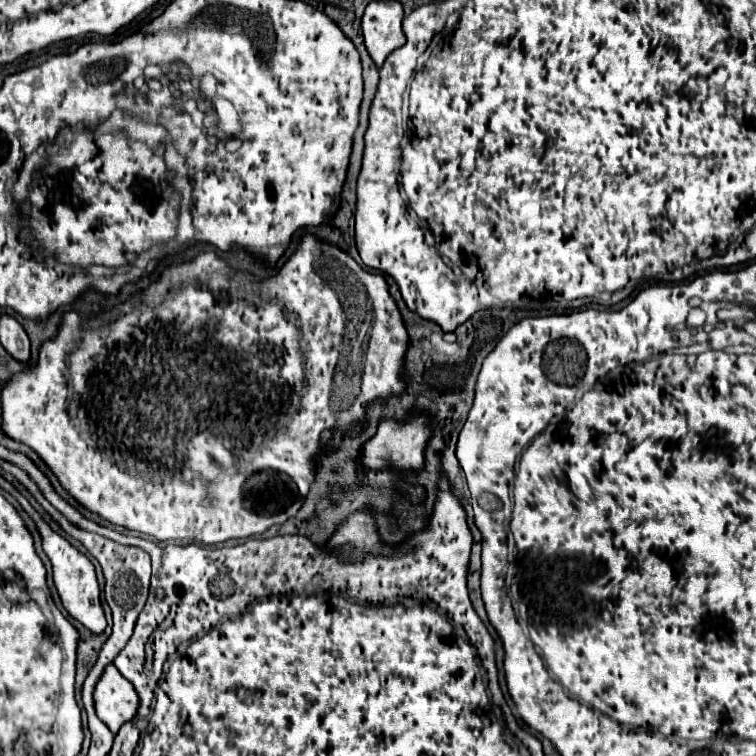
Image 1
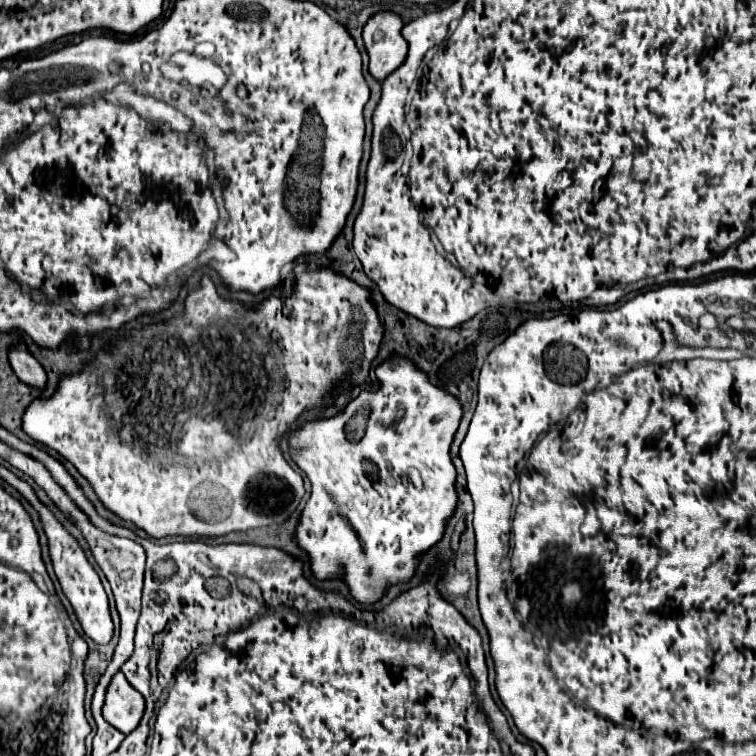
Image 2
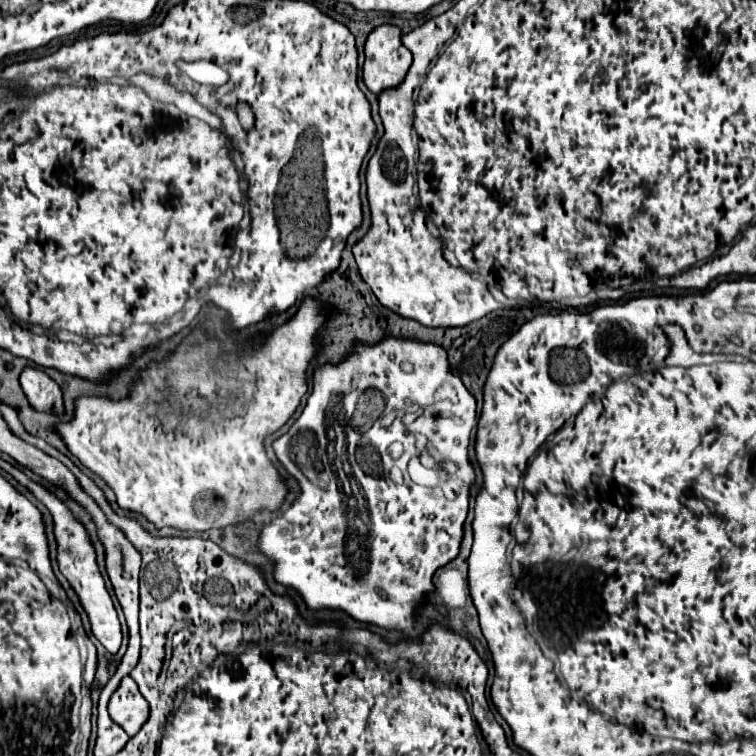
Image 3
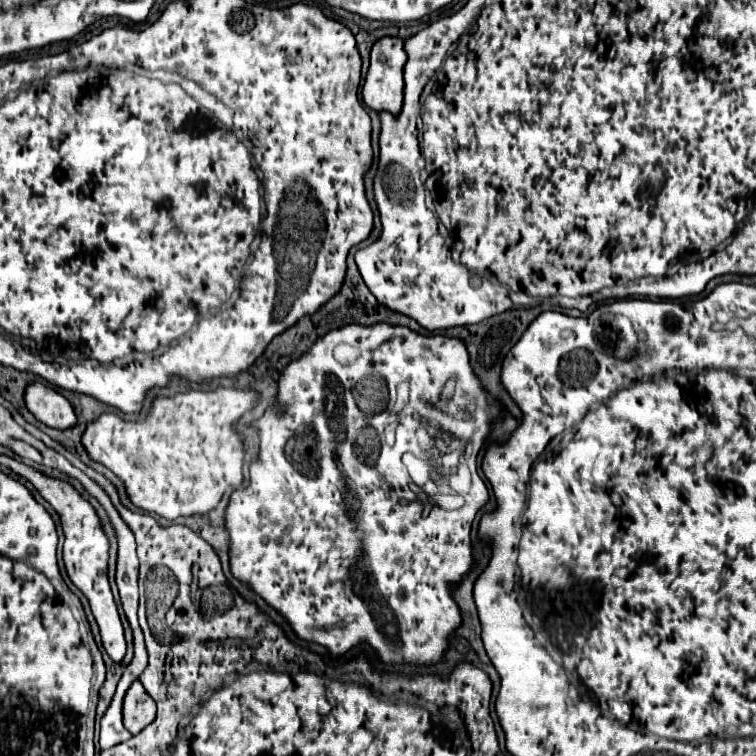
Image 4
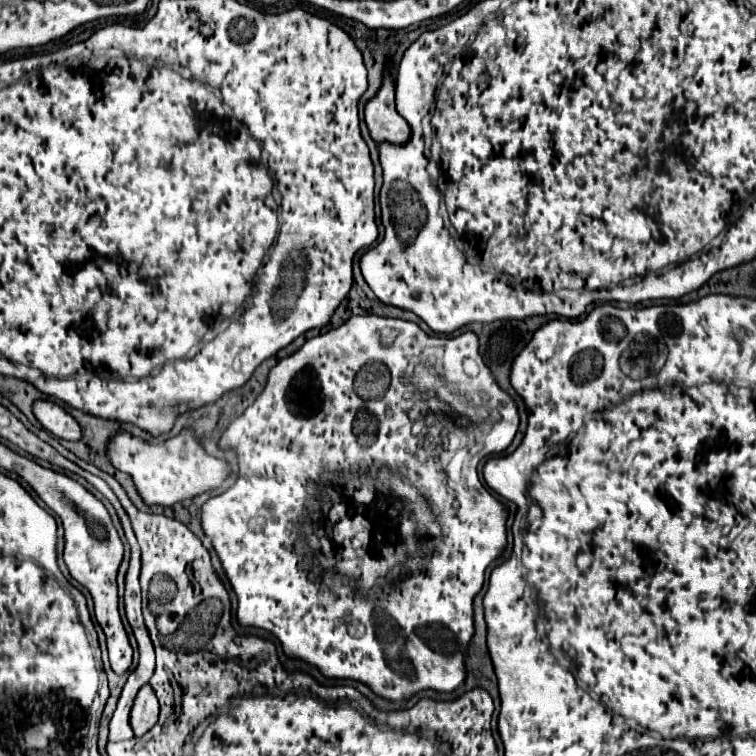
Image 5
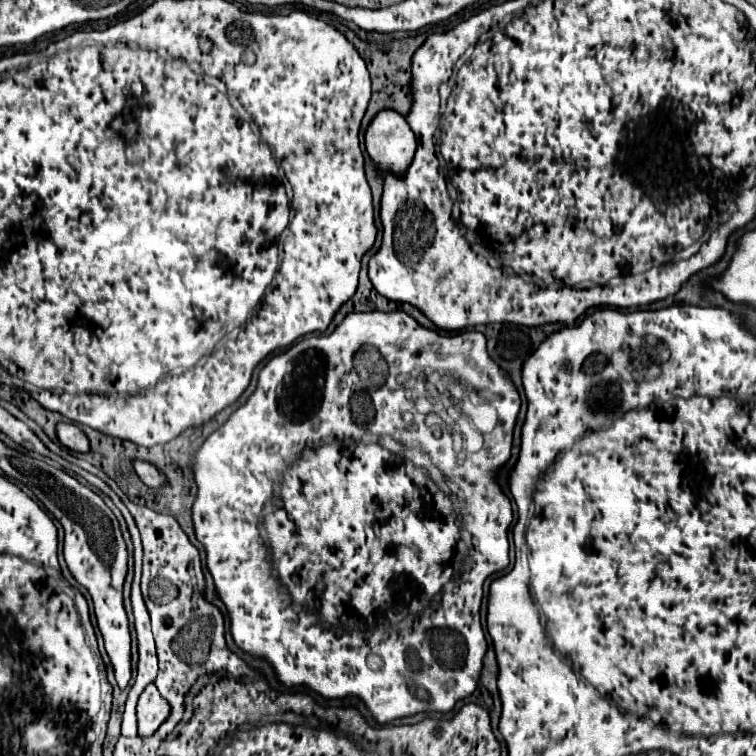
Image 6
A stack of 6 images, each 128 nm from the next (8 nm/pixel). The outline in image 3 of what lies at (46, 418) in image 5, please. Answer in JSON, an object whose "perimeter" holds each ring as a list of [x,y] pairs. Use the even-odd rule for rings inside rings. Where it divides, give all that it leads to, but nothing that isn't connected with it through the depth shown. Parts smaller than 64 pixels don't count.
{"perimeter":[[[24,368],[24,372],[20,374],[20,384],[32,408],[40,412],[50,412],[50,414],[64,412],[60,386],[46,372],[36,368]]]}

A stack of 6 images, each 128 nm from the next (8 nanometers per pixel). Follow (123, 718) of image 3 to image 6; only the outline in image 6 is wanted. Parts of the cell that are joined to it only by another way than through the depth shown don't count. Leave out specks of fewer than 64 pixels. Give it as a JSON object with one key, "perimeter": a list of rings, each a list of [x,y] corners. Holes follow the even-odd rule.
{"perimeter":[[[148,684],[138,698],[136,716],[138,716],[138,736],[152,736],[158,726],[168,718],[170,706],[160,696],[154,684]]]}

